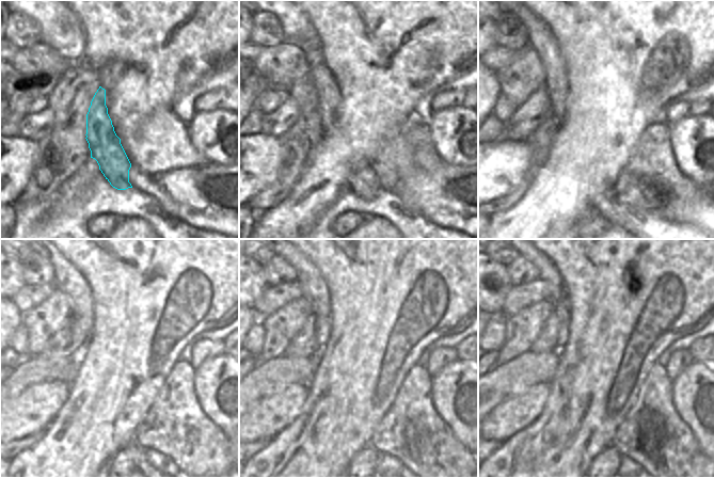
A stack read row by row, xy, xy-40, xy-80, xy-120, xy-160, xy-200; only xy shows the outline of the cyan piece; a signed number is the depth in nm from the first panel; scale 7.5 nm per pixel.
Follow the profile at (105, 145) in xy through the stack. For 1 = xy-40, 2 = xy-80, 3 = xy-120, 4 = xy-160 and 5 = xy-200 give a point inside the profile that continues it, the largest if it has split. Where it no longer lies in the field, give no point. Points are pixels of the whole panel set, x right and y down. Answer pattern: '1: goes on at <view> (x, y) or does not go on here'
1: goes on at xy-40 (328, 95)
2: goes on at xy-80 (541, 38)
3: goes on at xy-120 (67, 279)
4: goes on at xy-160 (313, 286)
5: goes on at xy-200 (548, 272)

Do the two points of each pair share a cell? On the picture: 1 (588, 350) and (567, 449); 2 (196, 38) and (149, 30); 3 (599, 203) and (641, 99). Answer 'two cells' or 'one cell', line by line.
1: one cell
2: one cell
3: two cells

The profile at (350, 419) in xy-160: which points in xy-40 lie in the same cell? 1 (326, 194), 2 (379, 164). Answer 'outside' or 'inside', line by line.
1: inside
2: outside

